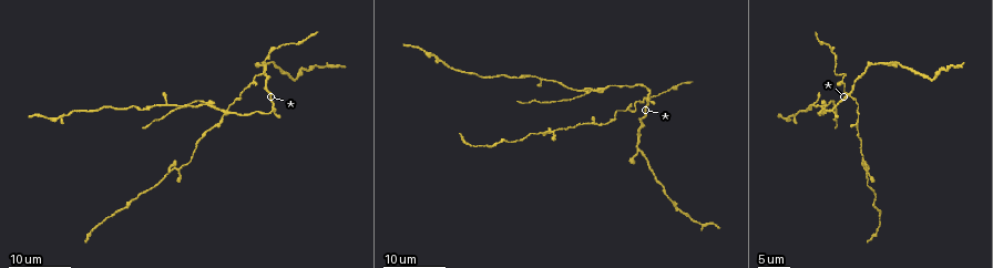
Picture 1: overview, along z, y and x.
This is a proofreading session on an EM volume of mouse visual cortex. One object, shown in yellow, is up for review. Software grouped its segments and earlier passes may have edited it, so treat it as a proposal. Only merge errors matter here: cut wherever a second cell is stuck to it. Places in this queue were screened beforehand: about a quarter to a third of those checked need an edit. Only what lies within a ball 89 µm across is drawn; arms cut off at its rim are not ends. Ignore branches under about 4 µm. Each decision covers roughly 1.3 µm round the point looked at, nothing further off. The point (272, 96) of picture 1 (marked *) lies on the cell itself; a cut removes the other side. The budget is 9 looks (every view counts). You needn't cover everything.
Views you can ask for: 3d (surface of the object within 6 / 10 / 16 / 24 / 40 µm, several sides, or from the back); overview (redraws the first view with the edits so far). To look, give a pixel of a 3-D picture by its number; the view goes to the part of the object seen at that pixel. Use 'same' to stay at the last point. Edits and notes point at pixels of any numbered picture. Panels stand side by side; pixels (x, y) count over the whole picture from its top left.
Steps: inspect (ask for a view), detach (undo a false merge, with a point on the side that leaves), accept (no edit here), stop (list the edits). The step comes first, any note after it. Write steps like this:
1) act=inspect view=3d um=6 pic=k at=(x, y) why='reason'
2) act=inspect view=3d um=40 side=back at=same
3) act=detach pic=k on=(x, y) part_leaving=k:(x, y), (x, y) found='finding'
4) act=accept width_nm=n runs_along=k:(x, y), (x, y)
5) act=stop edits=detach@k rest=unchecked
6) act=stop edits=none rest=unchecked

act=inspect view=3d um=16 pic=1 at=(266, 81) why='two arms in line, one across'

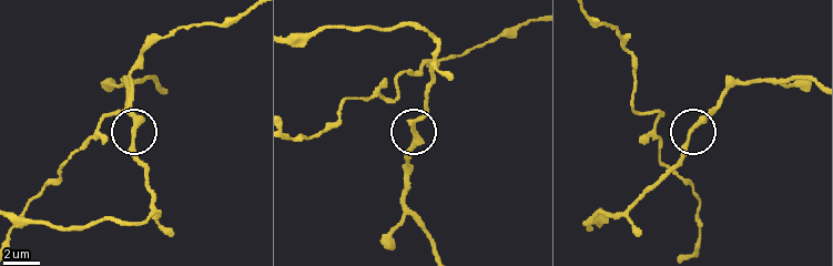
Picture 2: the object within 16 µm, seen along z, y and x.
act=inspect view=3d um=6 pic=2 at=(412, 130)

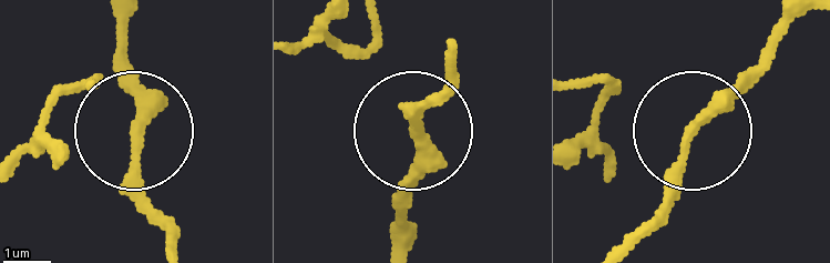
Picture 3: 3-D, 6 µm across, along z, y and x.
act=accept side_arm_um=28 arms=3 found='continuous, no second cell'

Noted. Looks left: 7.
act=inspect view=3d um=24 pic=1 at=(587, 93) why='three arms meet'

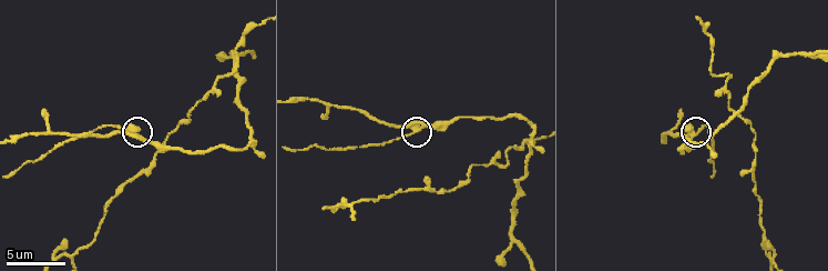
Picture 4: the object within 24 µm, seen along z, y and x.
act=inspect view=3d um=10 pic=4 at=(693, 130)

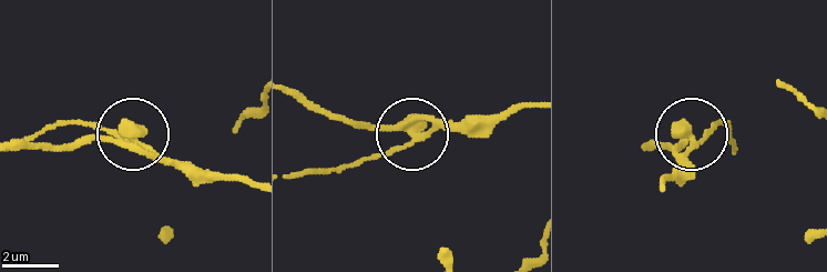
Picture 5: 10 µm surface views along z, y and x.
act=detach pic=5 on=(97, 122) arms=3 part_leaving=5:(418, 139), (343, 168), (292, 174) found='a second cell is stuck on'

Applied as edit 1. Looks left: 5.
act=inspect view=3d um=6 pic=4 at=(71, 255) why='sudden change in width'

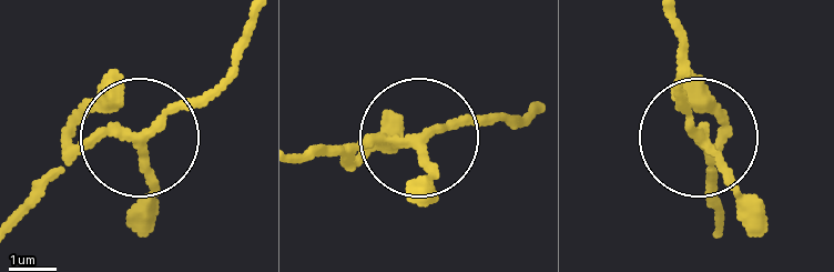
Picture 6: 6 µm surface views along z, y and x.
act=accept arms=3 runs_along=6:(534, 116), (318, 143) found='one cell here'

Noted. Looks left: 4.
act=inspect view=3d um=24 pic=1 at=(296, 77) why='sudden change in width'

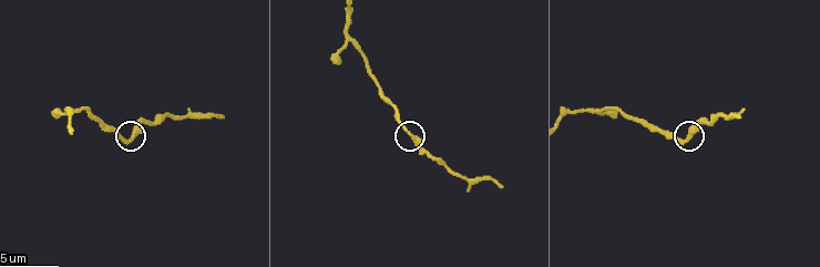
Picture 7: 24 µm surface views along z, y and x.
act=inspect view=3d um=10 pic=7 at=(134, 136)

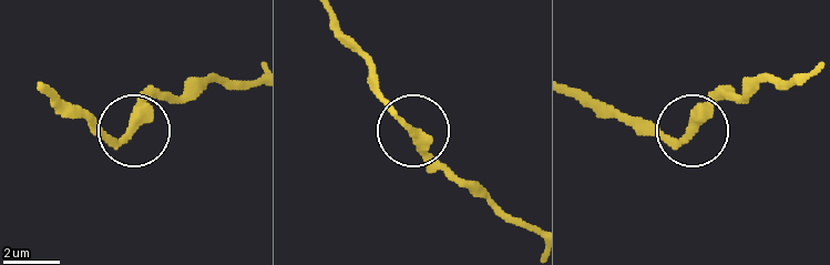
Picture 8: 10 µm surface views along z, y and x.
act=detach pic=8 on=(141, 121) width_nm=290 part_leaving=8:(120, 142), (153, 97), (190, 94), (218, 80), (254, 80) found='a second cell is stuck on'

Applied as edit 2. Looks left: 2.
act=inspect view=3d um=16 pic=1 at=(792, 116) why='three arms meet'

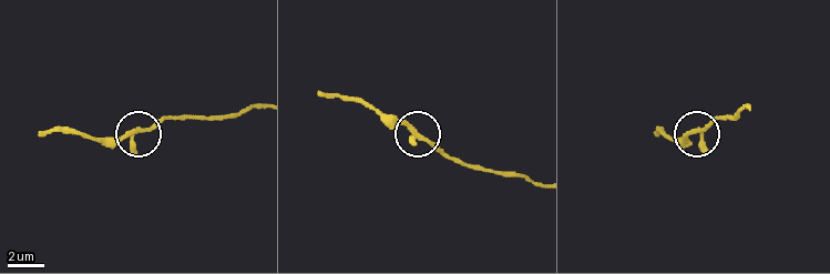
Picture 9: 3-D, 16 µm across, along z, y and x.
act=inspect view=3d um=10 pic=9 at=(699, 130) why='zoom in'

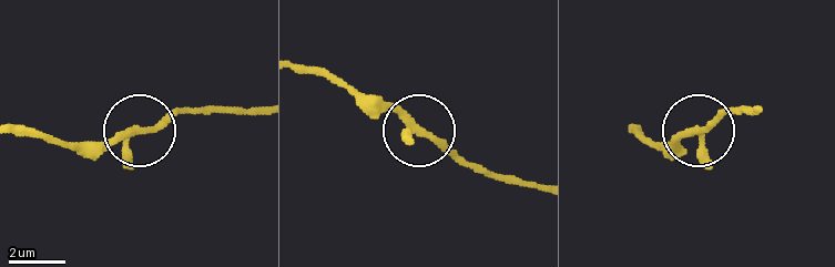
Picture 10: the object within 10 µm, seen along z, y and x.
act=accept arms=3 found='continuous, no second cell'

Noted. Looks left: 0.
act=stop edits=detach@5,detach@8 rest=unchecked

